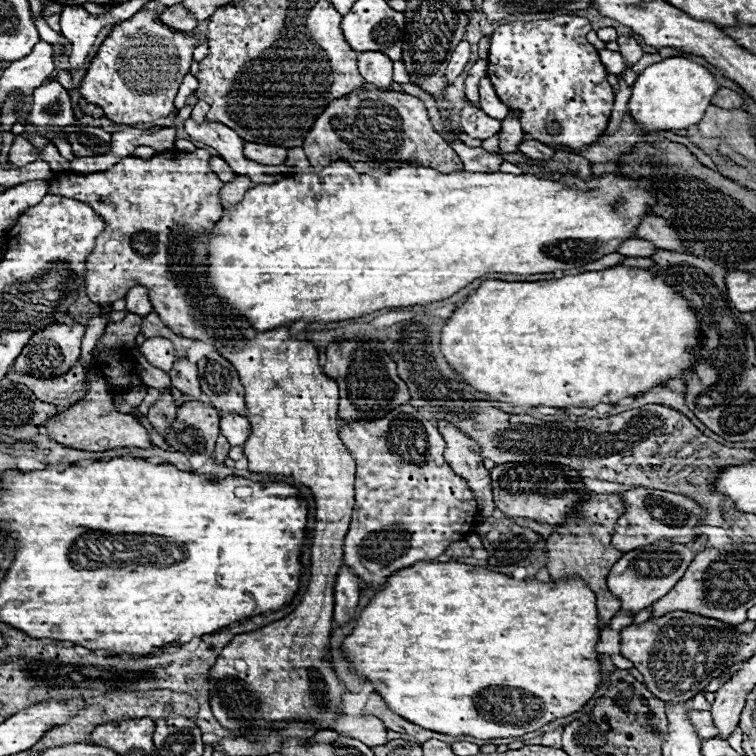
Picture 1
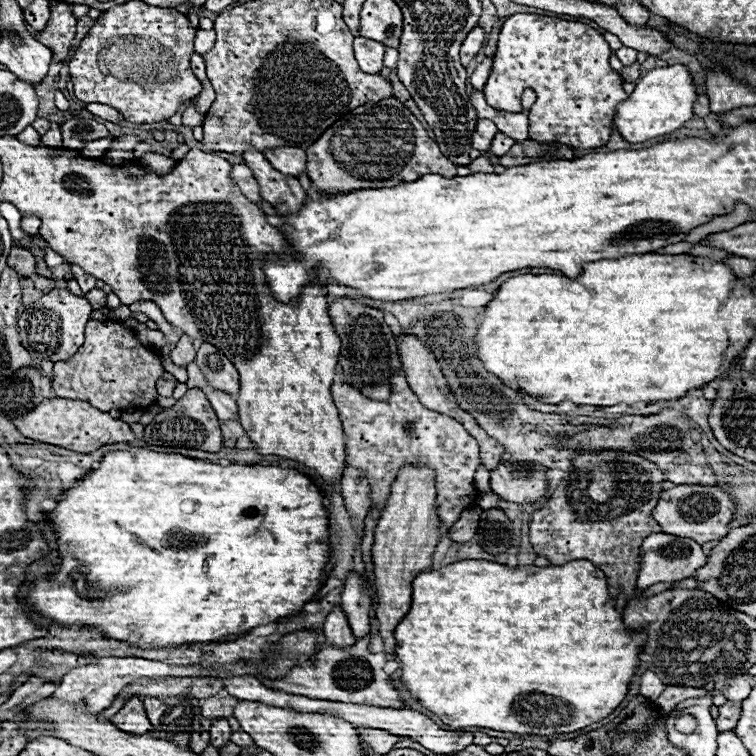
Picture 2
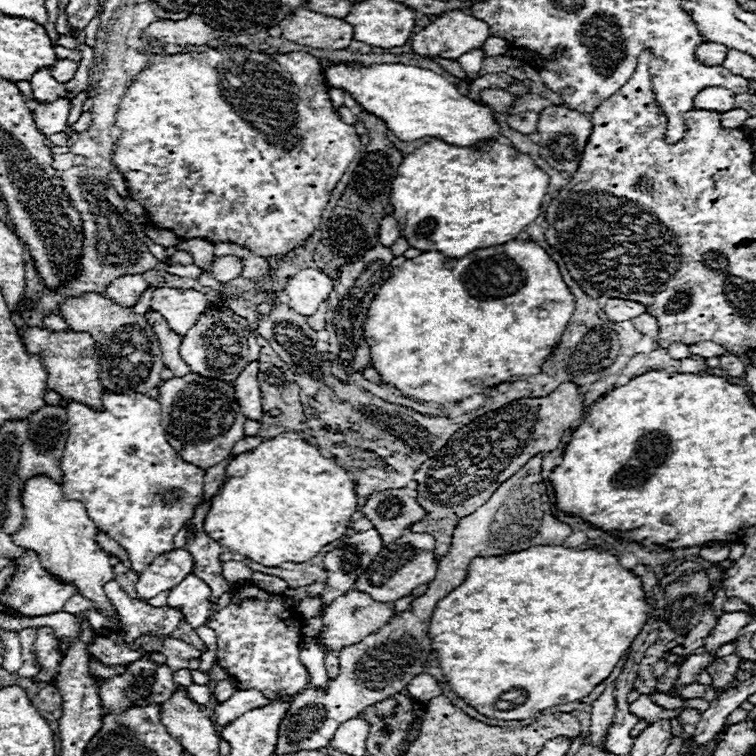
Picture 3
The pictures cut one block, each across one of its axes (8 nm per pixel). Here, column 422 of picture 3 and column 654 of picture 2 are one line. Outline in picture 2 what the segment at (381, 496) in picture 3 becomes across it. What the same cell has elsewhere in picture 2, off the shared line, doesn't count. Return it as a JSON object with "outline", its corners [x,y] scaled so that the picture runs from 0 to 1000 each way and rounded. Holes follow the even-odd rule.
{"outline":[[[907,640],[876,651],[876,661],[870,664],[870,672],[865,672],[865,685],[870,688],[870,693],[876,693],[876,701],[881,706],[913,712],[923,720],[931,720],[939,714],[952,714],[963,706],[966,701],[963,693],[968,690],[971,677],[974,677],[974,667],[968,664],[963,651],[955,651],[955,646]]]}

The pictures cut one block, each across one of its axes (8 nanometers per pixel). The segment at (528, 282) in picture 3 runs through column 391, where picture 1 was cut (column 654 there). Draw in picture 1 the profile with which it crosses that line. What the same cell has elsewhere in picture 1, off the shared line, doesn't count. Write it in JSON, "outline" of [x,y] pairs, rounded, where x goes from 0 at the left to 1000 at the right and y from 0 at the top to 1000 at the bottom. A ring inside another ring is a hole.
{"outline":[[[812,352],[794,360],[770,360],[762,365],[743,365],[741,370],[714,370],[714,373],[664,373],[664,370],[643,370],[635,381],[619,392],[614,402],[608,402],[598,418],[590,423],[582,439],[582,466],[590,479],[632,519],[643,521],[646,529],[672,532],[677,537],[728,537],[728,540],[783,540],[788,534],[812,534],[820,526],[841,524],[847,519],[857,519],[862,511],[873,511],[886,500],[899,500],[902,492],[915,487],[918,471],[913,463],[923,458],[923,423],[913,410],[910,397],[892,386],[889,378],[878,376],[860,357]]]}

